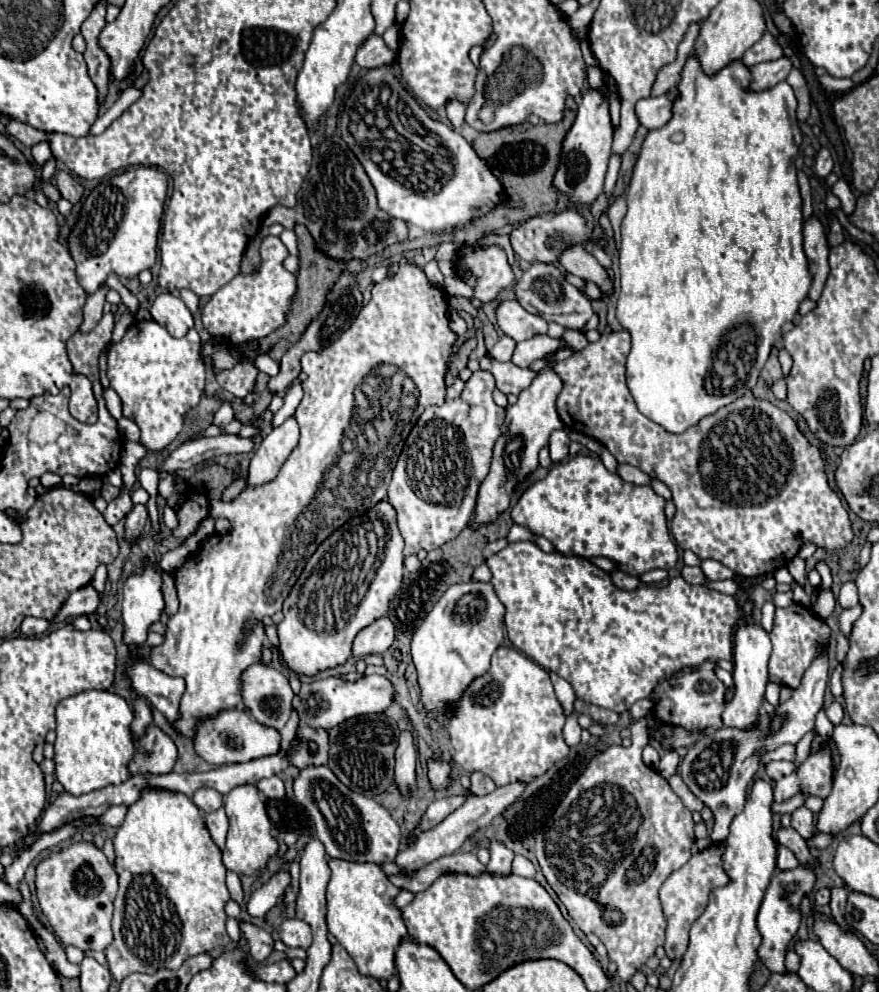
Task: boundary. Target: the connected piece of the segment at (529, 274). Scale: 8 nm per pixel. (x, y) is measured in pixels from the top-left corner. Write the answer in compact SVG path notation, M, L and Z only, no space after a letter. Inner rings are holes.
M533 263L529 269L523 271L523 275L517 279L513 289L515 289L515 299L519 301L519 305L525 311L543 317L549 323L555 321L555 323L559 323L563 327L579 329L593 315L591 301L587 299L587 295L583 295L577 287L569 285L565 275L551 263Z

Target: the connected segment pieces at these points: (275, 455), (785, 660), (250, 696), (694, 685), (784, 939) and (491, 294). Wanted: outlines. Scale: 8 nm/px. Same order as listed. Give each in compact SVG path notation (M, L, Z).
M289 417L281 427L273 429L261 441L259 449L251 459L247 485L259 487L261 483L273 481L277 477L277 471L283 467L285 459L291 455L293 447L297 447L297 439L299 439L299 425L295 417Z
M793 603L785 609L777 609L773 631L771 631L773 651L771 651L771 659L769 659L769 679L783 683L791 689L799 687L803 673L809 669L809 663L813 663L813 659L817 657L817 651L821 651L821 647L817 647L817 643L827 645L829 635L831 635L829 625L821 617L811 613L807 607Z
M255 663L241 675L243 703L249 713L267 727L281 731L291 715L293 691L285 673Z
M709 661L695 667L693 673L673 673L669 679L665 679L651 697L657 703L657 719L665 725L677 725L693 731L701 731L703 735L711 735L713 731L721 729L721 711L725 709L725 693L727 687L715 677L713 669L707 667Z
M799 865L793 871L781 871L779 875L775 875L765 891L765 897L761 901L759 907L759 915L757 915L757 929L763 937L761 947L757 949L757 955L761 959L761 963L771 971L771 973L785 973L785 951L787 945L791 943L791 939L795 937L799 923L801 923L801 913L799 913L799 901L805 893L813 891L813 883L815 883L815 873L809 867Z
M501 247L461 249L459 261L479 277L475 283L475 297L483 303L493 301L501 289L515 283L513 271Z

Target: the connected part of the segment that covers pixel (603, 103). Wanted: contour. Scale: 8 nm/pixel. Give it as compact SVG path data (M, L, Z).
M589 89L577 109L577 119L563 141L561 163L555 173L553 185L559 193L571 195L577 203L593 203L603 191L603 179L607 173L607 161L611 155L613 127L609 117L609 99L601 89Z

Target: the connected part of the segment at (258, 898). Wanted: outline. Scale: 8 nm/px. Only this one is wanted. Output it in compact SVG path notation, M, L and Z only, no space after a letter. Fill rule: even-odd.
M277 873L271 877L267 885L263 885L259 891L253 893L253 897L247 903L247 913L251 917L263 917L269 909L277 905L277 901L283 897L283 889L289 885L289 873Z

